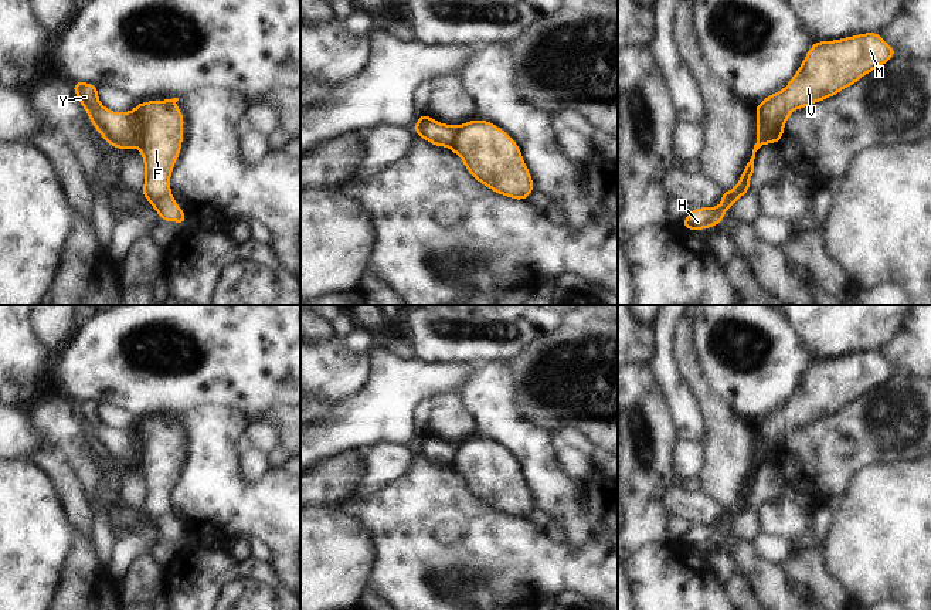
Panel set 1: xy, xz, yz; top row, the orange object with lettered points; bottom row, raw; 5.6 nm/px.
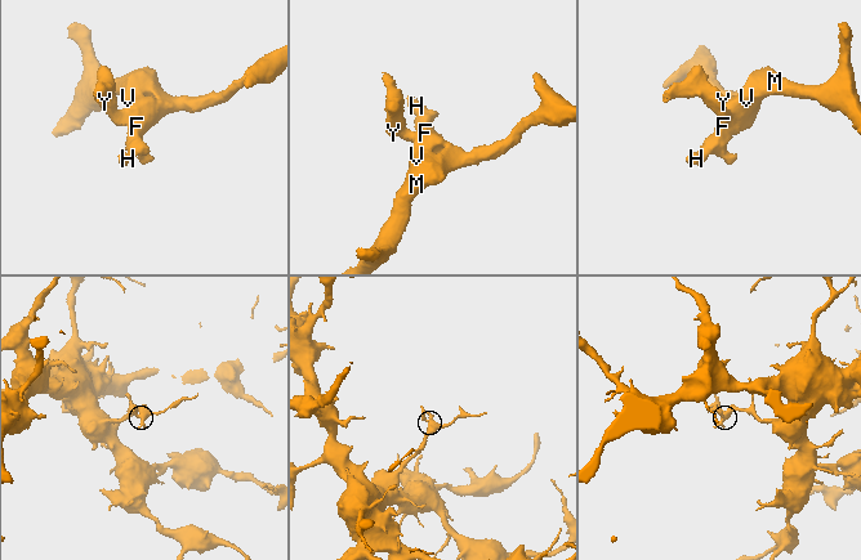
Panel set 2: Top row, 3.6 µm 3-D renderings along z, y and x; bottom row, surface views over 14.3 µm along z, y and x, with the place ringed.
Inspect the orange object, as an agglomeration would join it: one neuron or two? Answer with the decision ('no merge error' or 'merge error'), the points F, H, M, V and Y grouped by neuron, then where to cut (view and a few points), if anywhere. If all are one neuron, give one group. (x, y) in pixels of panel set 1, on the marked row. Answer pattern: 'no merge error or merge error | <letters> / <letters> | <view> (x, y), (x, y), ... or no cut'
merge error | F H M V / Y | xy (133, 111), (138, 119), (136, 146)

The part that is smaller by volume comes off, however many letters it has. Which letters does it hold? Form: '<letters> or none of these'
Y

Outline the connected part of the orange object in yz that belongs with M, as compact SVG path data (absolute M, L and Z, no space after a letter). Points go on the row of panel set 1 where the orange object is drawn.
M863 33L833 41L812 41L812 44L789 84L754 106L757 128L762 131L764 138L761 140L757 138L752 156L744 166L737 186L723 192L718 207L692 209L682 223L686 230L718 226L726 211L750 192L755 152L765 143L779 143L785 121L794 109L808 108L811 104L839 94L897 54L879 33Z

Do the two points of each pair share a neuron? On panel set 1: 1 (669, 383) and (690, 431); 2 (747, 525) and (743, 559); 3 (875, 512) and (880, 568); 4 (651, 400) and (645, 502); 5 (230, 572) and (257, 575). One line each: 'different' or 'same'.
1: same
2: different
3: same
4: same
5: same

